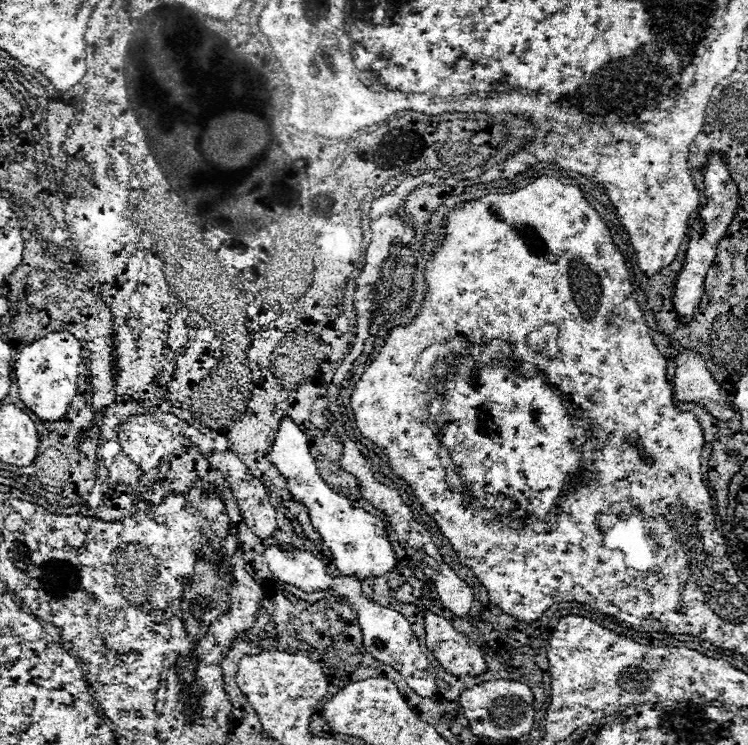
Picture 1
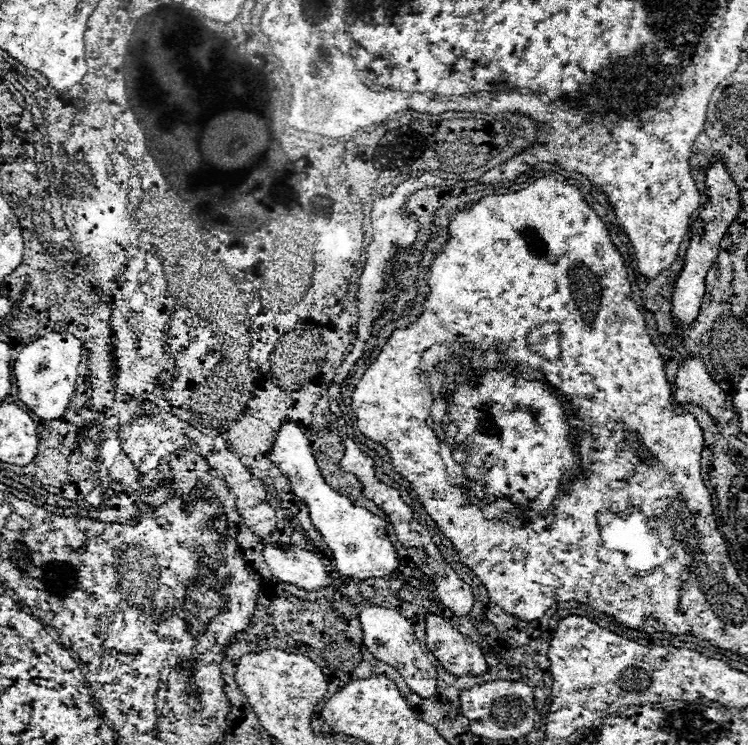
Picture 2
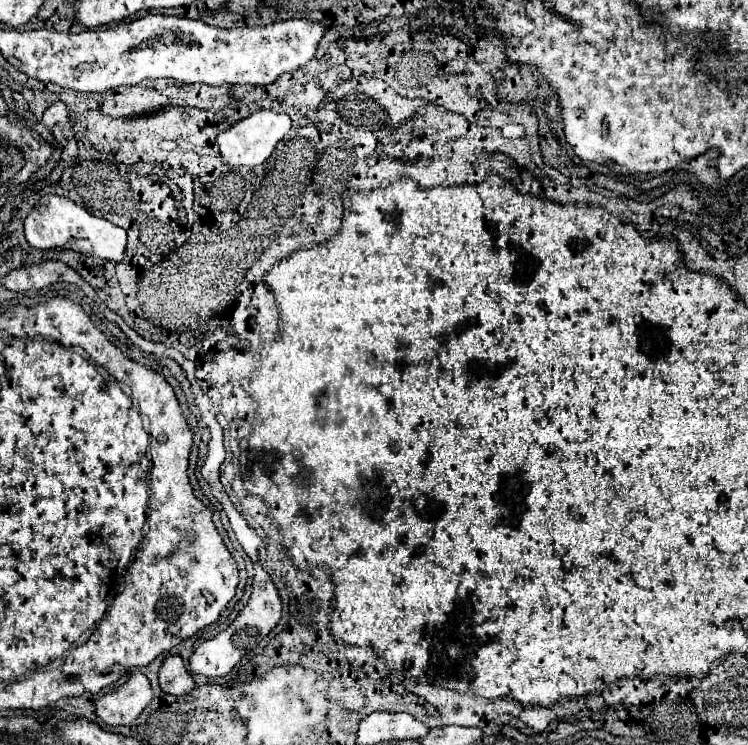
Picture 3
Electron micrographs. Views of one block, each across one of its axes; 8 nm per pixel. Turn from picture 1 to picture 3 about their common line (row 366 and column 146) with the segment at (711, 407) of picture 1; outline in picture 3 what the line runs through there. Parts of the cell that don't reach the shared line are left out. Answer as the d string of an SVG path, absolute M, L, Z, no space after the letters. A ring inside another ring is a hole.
M134 672L116 692L96 700L96 714L110 726L130 726L150 702L150 680L142 672Z

